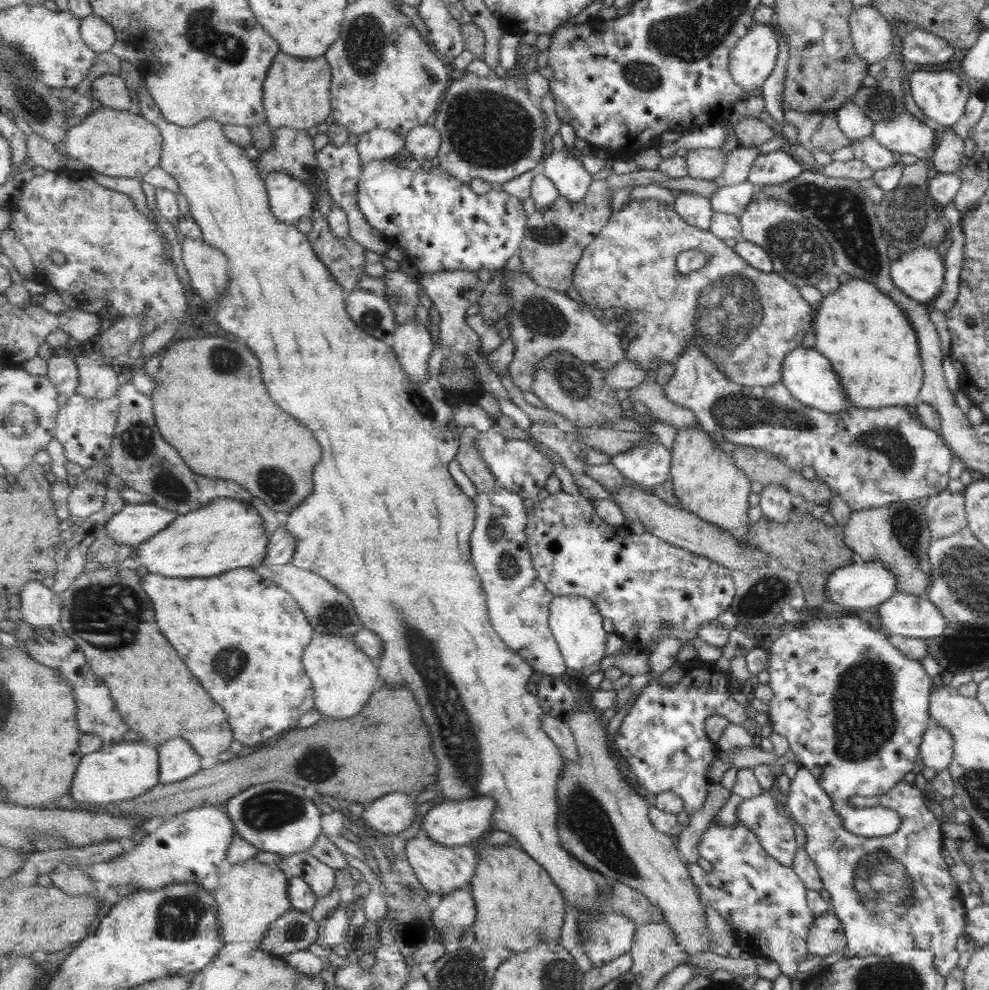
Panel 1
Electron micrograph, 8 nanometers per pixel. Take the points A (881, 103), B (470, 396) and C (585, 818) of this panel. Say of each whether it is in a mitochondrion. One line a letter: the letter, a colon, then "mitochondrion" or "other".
A: mitochondrion
B: other
C: mitochondrion

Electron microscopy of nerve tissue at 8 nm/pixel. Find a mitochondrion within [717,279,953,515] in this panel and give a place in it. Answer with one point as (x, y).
(889, 443)

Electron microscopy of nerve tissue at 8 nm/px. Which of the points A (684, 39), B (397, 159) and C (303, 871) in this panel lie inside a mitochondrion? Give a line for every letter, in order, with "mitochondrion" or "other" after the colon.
A: mitochondrion
B: other
C: other

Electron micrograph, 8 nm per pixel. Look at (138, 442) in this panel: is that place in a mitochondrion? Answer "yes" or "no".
yes

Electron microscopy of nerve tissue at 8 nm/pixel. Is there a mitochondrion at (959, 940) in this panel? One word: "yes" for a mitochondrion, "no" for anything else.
no

